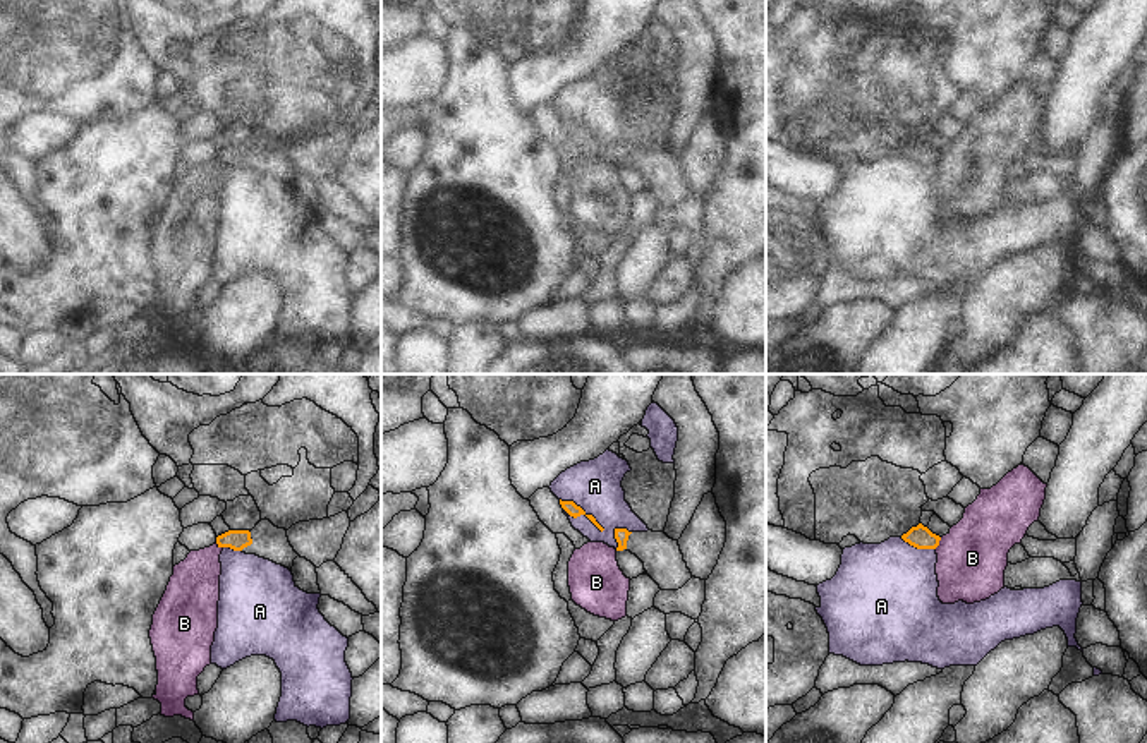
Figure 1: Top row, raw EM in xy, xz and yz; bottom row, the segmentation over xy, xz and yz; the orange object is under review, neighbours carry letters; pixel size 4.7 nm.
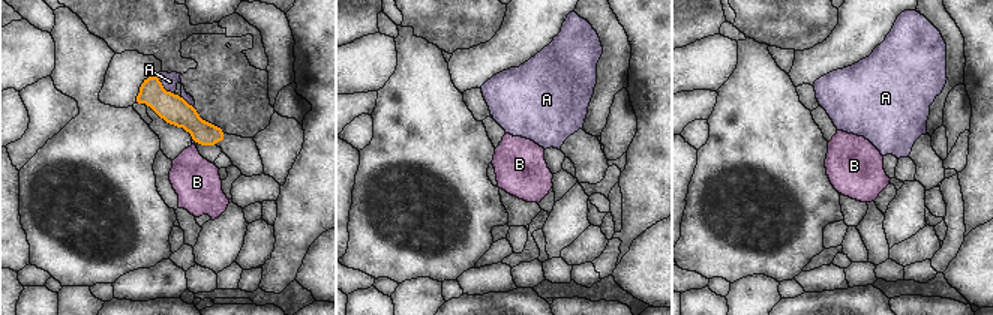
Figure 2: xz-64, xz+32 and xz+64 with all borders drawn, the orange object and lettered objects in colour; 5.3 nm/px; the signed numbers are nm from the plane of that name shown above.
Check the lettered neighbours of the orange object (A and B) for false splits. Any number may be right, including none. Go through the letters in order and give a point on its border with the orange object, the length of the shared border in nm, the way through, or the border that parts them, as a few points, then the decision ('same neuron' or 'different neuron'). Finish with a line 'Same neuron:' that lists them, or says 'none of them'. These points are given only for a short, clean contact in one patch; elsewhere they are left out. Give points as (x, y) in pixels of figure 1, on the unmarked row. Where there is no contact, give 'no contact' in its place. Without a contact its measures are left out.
A: contact xz (581, 124); length 260 nm; border xz (560, 114), (572, 115), (605, 144); different neuron
B: contact yz (938, 158); length 70 nm; border yz (941, 153), (934, 163); different neuron
Same neuron: none of them

